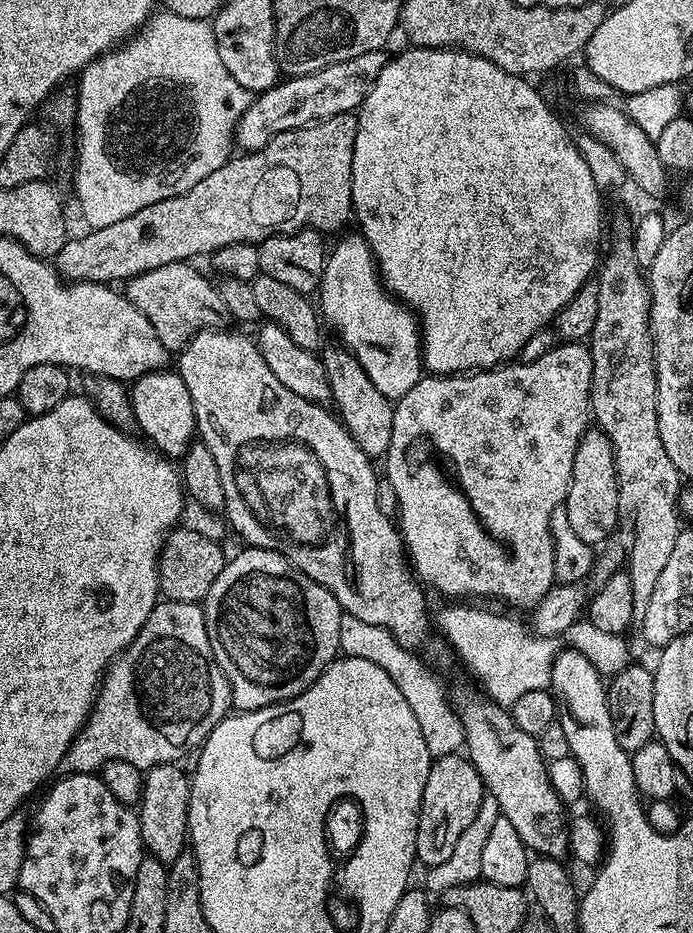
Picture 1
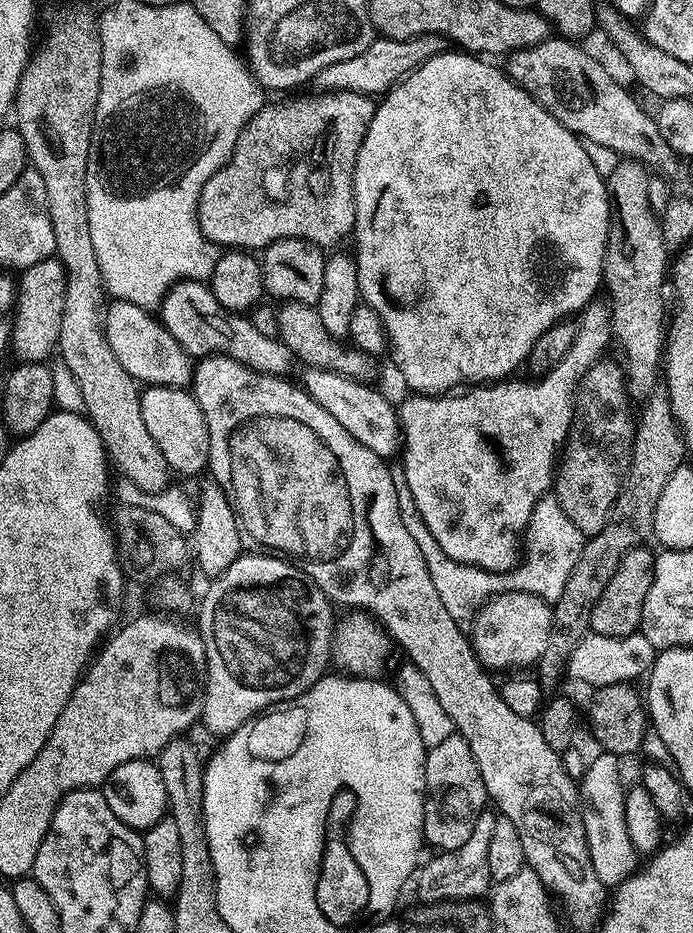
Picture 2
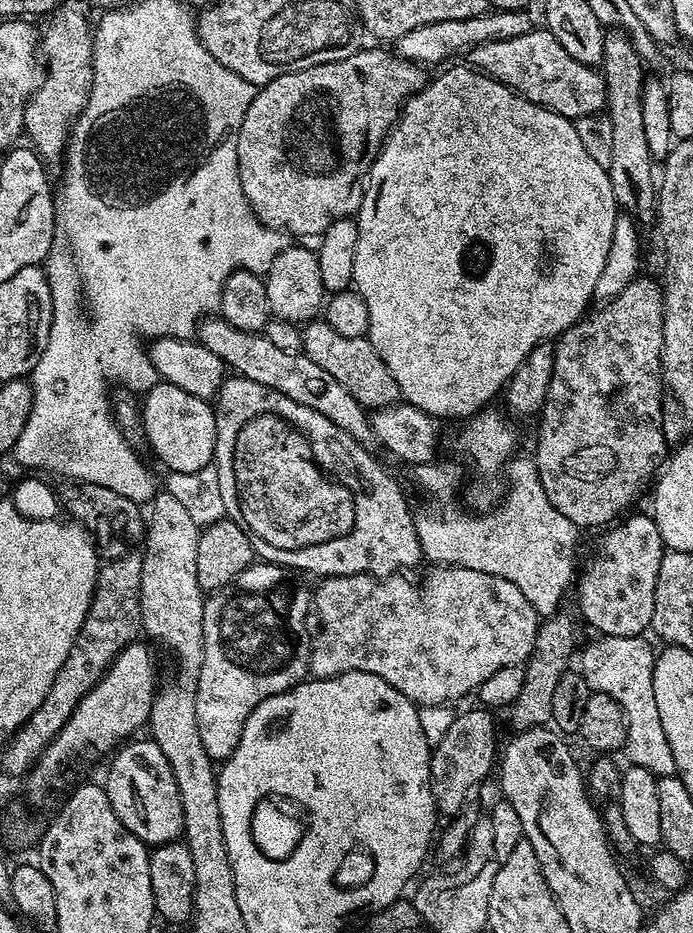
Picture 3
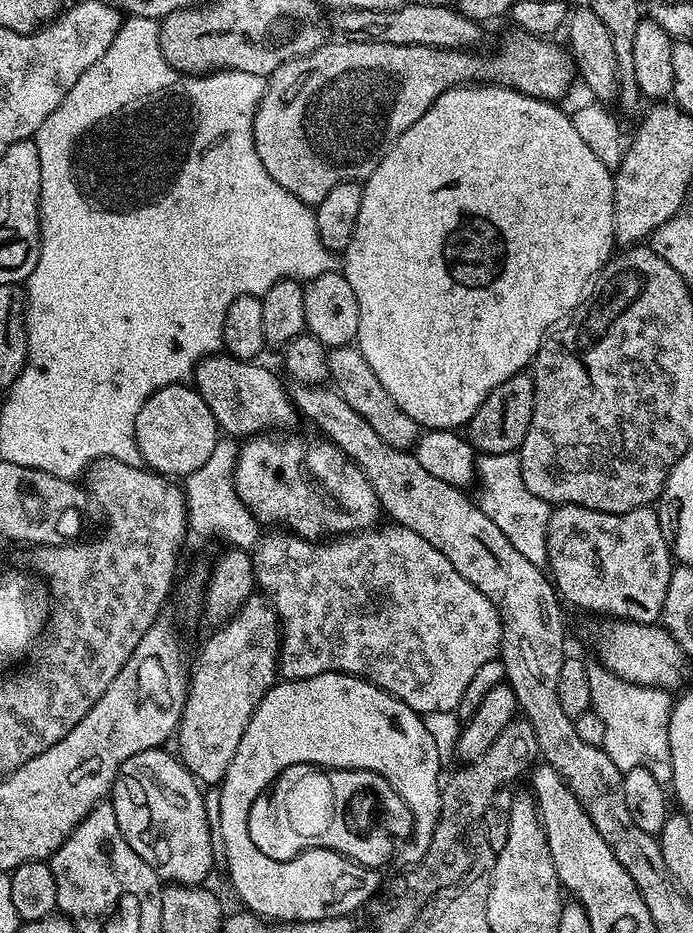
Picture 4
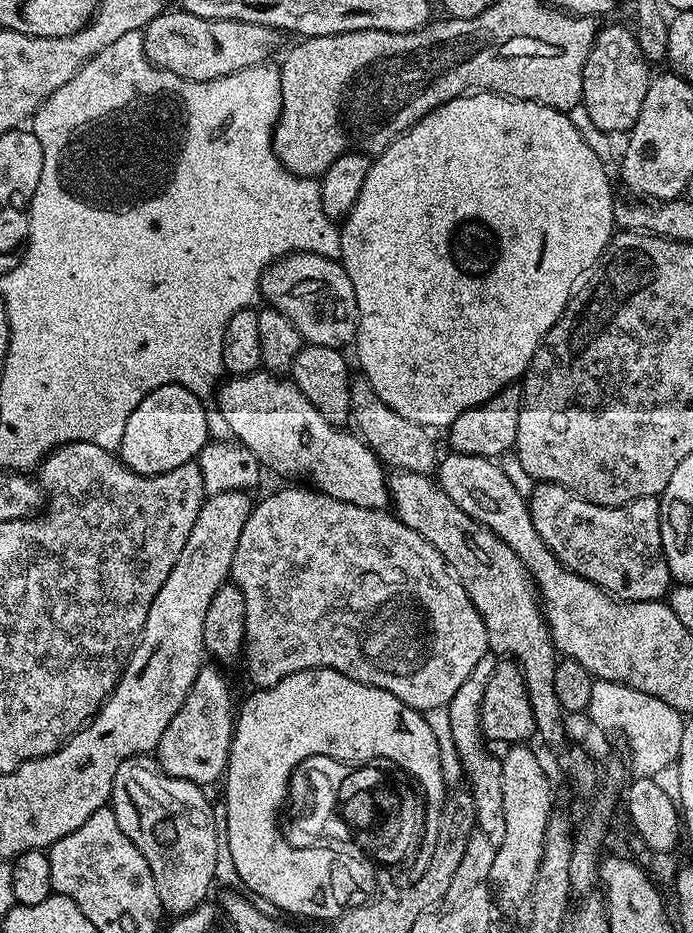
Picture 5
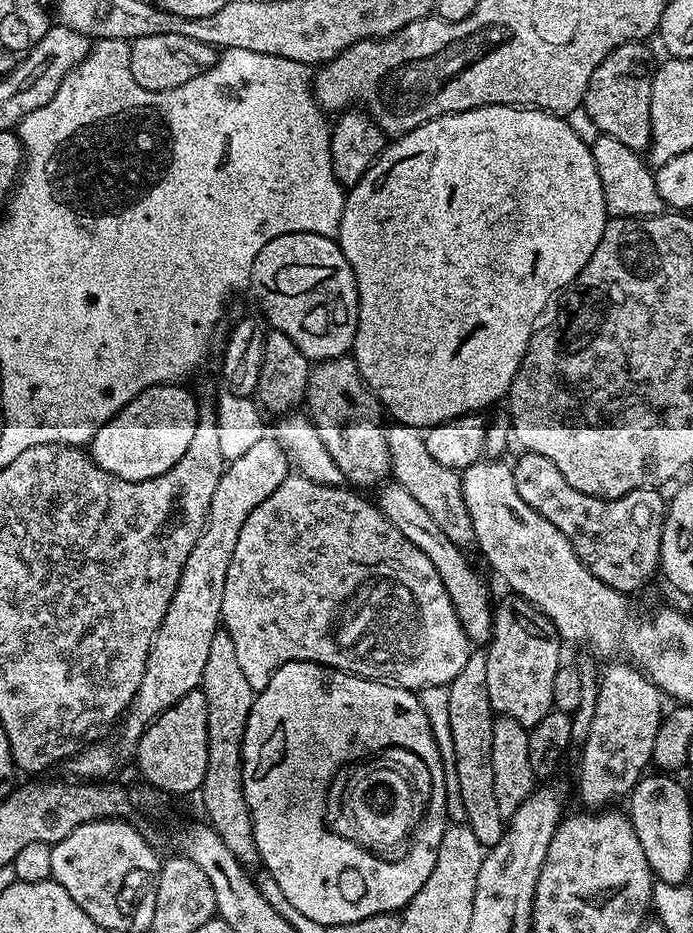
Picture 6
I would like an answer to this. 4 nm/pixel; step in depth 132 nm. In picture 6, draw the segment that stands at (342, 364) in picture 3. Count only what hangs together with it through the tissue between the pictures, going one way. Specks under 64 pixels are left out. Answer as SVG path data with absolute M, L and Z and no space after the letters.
M399 422L389 423L387 429L386 442L390 446L392 459L391 479L401 484L434 517L434 522L438 522L450 542L454 542L462 550L467 549L467 544L471 545L475 541L476 534L472 529L466 498L460 485L461 473L455 468L447 468L434 462L430 450L426 450L421 429Z

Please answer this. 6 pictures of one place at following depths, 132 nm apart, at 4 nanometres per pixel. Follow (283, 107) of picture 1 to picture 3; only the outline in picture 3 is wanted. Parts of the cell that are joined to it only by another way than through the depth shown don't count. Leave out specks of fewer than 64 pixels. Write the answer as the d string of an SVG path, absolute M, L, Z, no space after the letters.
M489 10L471 16L470 18L454 18L450 22L430 22L426 26L418 26L402 38L394 42L396 55L421 66L440 64L451 56L467 53L473 48L486 42L502 42L506 38L522 38L522 34L533 31L531 11L528 10L502 10L497 12Z

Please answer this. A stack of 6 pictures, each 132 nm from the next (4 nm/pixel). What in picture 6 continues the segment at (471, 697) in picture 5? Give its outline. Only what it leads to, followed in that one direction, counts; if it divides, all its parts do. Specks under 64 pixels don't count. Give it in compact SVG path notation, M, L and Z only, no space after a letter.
M469 651L466 666L462 666L447 689L450 694L454 762L458 766L458 786L462 789L462 803L466 806L467 825L474 830L478 842L482 842L485 849L490 849L503 838L506 818L498 810L498 798L494 798L494 766L490 758L494 713L486 690L487 657L487 651Z

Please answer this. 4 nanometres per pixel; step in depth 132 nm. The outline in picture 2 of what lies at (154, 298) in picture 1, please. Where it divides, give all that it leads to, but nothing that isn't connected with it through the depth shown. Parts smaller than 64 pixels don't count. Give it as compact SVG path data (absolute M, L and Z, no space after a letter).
M185 278L181 284L179 282L173 283L171 290L164 295L160 302L158 319L163 324L164 329L178 342L178 346L182 346L182 350L186 350L189 356L193 358L225 356L250 370L262 373L264 376L278 376L281 378L289 375L288 371L291 370L292 363L294 364L291 350L279 338L268 340L252 325L251 319L247 315L238 312L227 312L218 302L218 298L214 298L211 287L199 280Z

